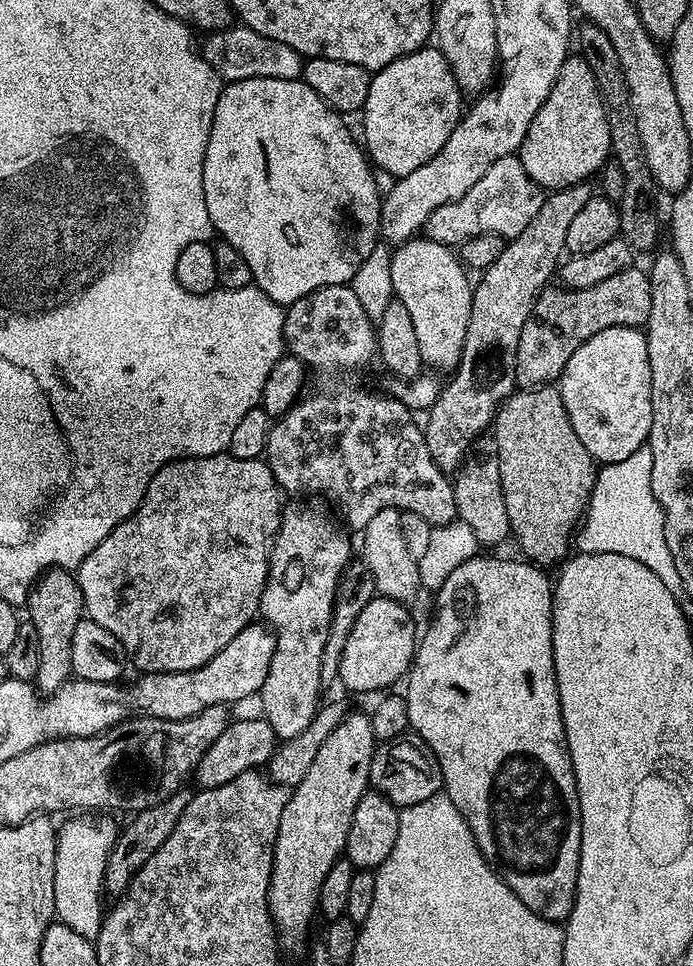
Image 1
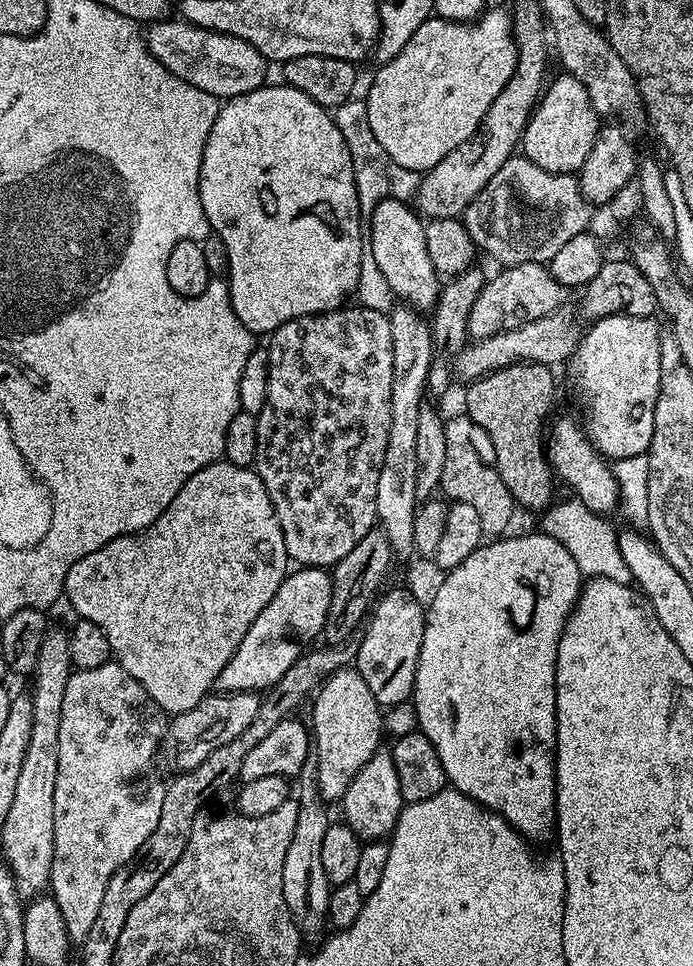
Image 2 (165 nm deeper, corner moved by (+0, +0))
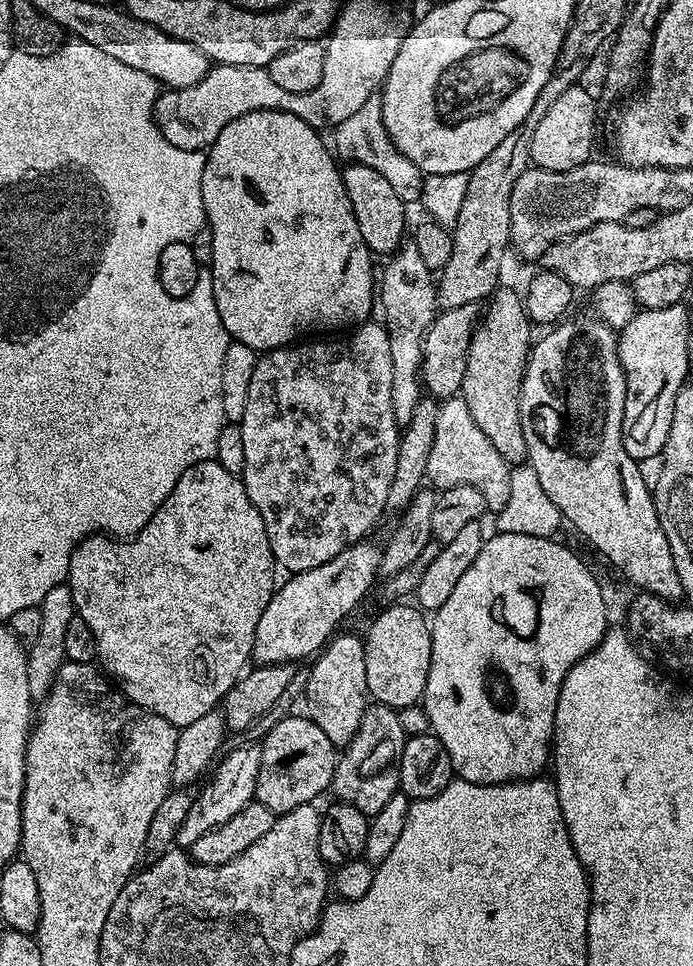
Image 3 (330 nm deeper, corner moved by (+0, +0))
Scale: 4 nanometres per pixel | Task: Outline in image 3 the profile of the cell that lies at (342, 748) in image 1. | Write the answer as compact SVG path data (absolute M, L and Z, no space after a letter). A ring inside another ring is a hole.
M333 635L326 647L315 659L316 665L308 672L307 715L316 723L318 730L330 738L337 750L348 747L360 730L360 723L370 707L366 686L366 658L364 640L356 636Z

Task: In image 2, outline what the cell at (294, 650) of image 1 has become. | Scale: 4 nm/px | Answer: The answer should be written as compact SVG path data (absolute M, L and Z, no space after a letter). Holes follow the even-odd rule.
M310 750L303 762L302 770L296 777L299 802L297 825L294 828L289 849L286 850L286 860L282 870L283 901L290 910L293 919L298 924L301 933L308 939L318 935L324 924L329 910L329 894L332 885L326 878L322 863L323 836L332 823L326 812L326 802L318 790L318 754Z

